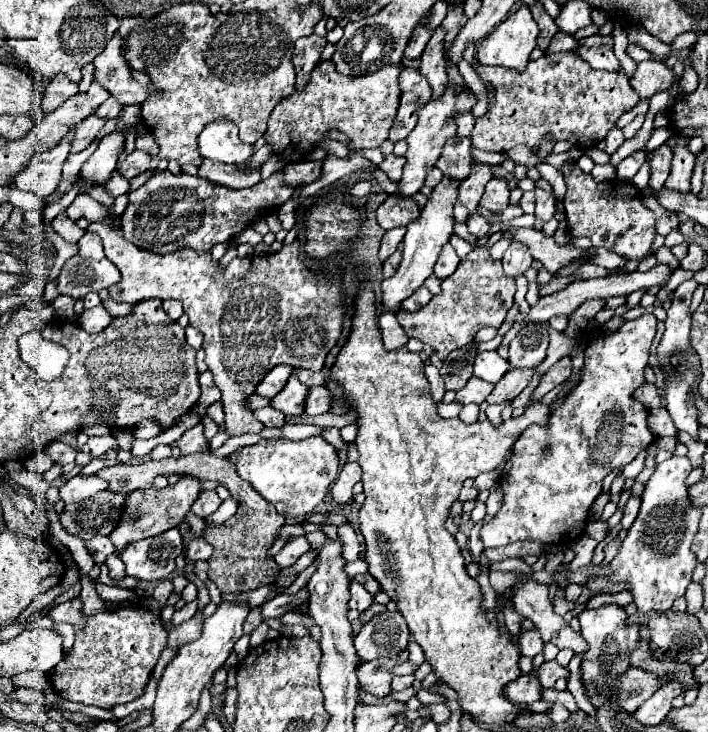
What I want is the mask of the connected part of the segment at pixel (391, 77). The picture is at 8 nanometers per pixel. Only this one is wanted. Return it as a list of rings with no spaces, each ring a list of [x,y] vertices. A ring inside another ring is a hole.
[[[320,61],[314,67],[308,85],[274,107],[264,133],[266,143],[274,149],[274,155],[288,163],[308,159],[322,141],[330,139],[328,133],[332,129],[348,137],[348,147],[352,151],[380,147],[382,141],[388,139],[388,131],[400,101],[398,73],[400,67],[388,65],[372,75],[350,77],[340,73],[334,61]]]

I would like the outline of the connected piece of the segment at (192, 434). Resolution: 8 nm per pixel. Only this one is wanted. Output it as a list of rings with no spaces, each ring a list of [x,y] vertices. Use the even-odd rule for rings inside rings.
[[[198,423],[196,427],[188,429],[178,441],[178,449],[182,453],[198,453],[198,451],[206,451],[208,449],[208,443],[204,439],[204,433],[202,433],[202,423]]]

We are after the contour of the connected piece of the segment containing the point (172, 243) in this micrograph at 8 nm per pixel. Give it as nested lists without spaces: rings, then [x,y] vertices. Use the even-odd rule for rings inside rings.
[[[162,171],[152,175],[140,189],[128,193],[130,203],[122,213],[122,233],[126,241],[156,255],[176,253],[186,247],[208,253],[214,245],[232,241],[260,215],[266,217],[274,207],[284,205],[294,193],[296,189],[288,189],[280,181],[280,173],[272,173],[254,187],[236,191],[186,173],[172,175],[170,171]]]

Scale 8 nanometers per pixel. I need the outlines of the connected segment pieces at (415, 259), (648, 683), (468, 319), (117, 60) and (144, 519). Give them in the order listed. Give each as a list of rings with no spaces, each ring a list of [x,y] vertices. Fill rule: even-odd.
[[[448,175],[442,177],[442,181],[432,189],[426,205],[420,209],[420,215],[408,225],[406,237],[404,237],[404,253],[402,253],[402,261],[396,269],[396,273],[388,279],[384,279],[382,283],[382,303],[388,311],[400,309],[400,303],[410,297],[410,293],[414,293],[430,275],[432,269],[436,265],[436,259],[440,255],[440,249],[444,243],[448,243],[450,235],[454,233],[454,217],[452,217],[452,209],[456,203],[456,193],[458,193],[460,181],[452,179]]]
[[[630,667],[624,677],[620,677],[620,701],[618,705],[624,711],[636,711],[646,699],[650,699],[660,685],[668,683],[670,677],[658,677],[652,671],[640,669],[640,667]]]
[[[504,229],[492,234],[486,245],[474,247],[458,265],[458,269],[442,281],[442,293],[432,297],[432,301],[416,313],[402,311],[396,315],[408,337],[420,339],[422,343],[432,345],[440,359],[450,351],[472,341],[480,327],[500,327],[508,309],[514,305],[516,283],[504,275],[502,261],[490,257],[490,247],[503,238]]]
[[[120,33],[108,41],[104,51],[94,59],[94,75],[122,105],[142,105],[160,91],[156,85],[142,85],[130,75],[130,67],[122,57],[122,43],[124,39]]]
[[[182,475],[176,485],[168,485],[164,489],[146,489],[146,491],[134,491],[128,495],[126,507],[124,507],[124,517],[120,517],[120,525],[112,531],[110,539],[116,545],[116,549],[122,549],[128,545],[128,541],[140,541],[144,537],[154,537],[160,535],[172,527],[178,527],[184,519],[192,503],[198,499],[202,493],[202,483],[200,479],[192,475]]]

